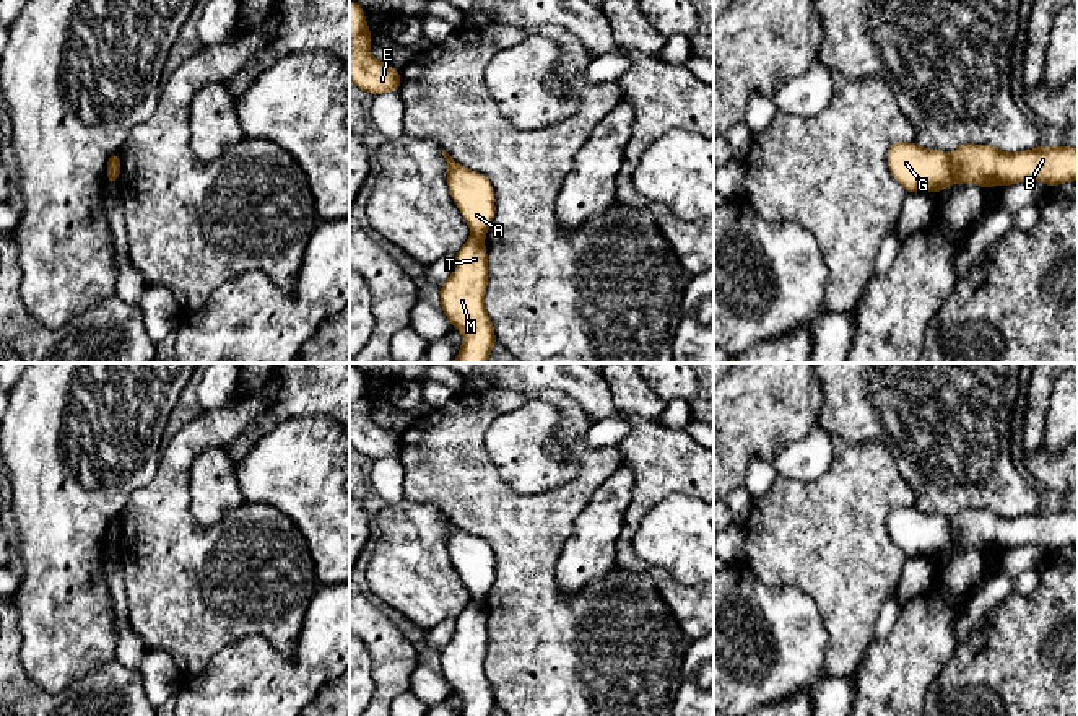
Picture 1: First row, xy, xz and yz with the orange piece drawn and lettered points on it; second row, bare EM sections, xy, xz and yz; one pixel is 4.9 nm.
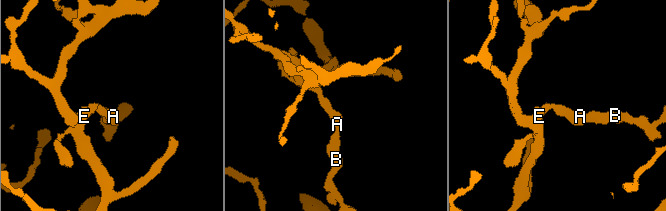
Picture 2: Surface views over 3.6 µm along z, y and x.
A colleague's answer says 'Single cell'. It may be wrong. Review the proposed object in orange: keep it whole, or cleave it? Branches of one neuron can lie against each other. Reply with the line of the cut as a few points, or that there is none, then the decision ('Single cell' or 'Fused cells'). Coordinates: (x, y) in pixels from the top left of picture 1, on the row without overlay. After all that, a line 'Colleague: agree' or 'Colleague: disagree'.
Split along yz (948, 519), (953, 545). Fused cells
Colleague: disagree

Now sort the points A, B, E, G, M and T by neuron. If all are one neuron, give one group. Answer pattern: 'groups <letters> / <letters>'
groups A E G / B M T

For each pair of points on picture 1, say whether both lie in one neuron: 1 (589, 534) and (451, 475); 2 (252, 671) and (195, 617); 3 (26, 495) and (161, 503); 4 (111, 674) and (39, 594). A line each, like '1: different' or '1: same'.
1: different
2: different
3: different
4: different

